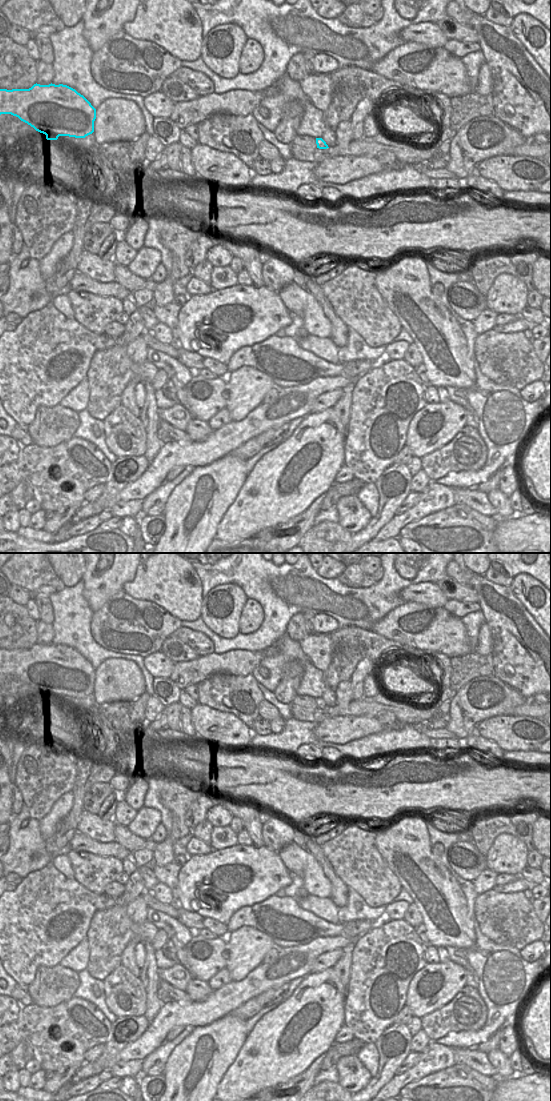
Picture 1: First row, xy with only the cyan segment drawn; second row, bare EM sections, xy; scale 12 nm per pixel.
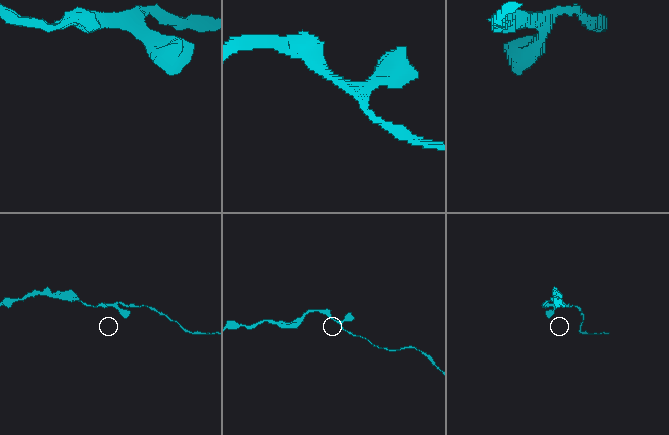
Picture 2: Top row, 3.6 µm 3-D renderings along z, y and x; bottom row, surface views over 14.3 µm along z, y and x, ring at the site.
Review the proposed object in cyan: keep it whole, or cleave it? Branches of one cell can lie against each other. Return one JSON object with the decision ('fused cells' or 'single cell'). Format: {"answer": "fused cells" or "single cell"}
{"answer": "single cell"}

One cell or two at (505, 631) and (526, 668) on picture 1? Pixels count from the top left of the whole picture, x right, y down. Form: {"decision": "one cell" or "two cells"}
{"decision": "one cell"}

